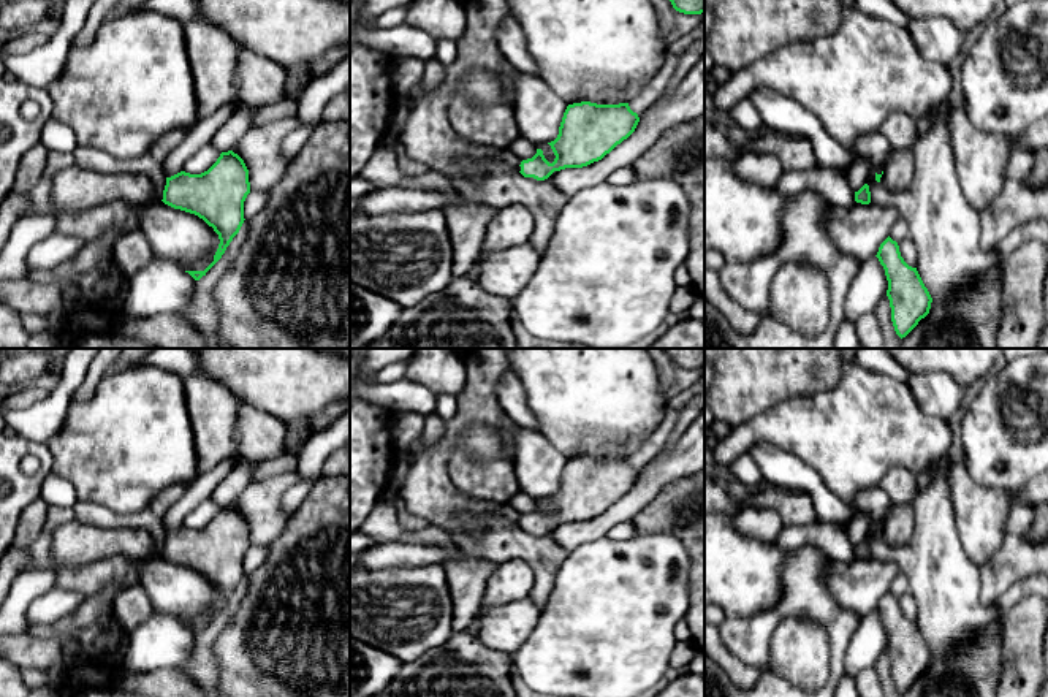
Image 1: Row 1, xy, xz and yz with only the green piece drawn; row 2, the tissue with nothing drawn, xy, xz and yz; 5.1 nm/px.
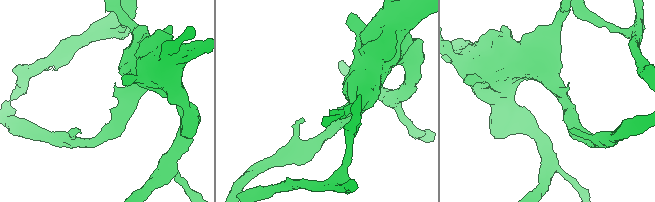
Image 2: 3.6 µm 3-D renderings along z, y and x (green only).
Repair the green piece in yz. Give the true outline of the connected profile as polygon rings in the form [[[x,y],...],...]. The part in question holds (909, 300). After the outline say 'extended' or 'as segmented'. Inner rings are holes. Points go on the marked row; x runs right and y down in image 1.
[[[890,236],[880,244],[875,257],[888,280],[887,296],[891,322],[896,334],[902,339],[929,314],[932,298],[917,268],[904,261],[898,242]]] | as segmented

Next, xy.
[[[233,150],[222,152],[201,174],[180,171],[166,177],[163,203],[203,219],[218,234],[214,261],[204,271],[185,271],[199,280],[222,258],[244,223],[244,201],[250,193],[249,169]]] | as segmented

